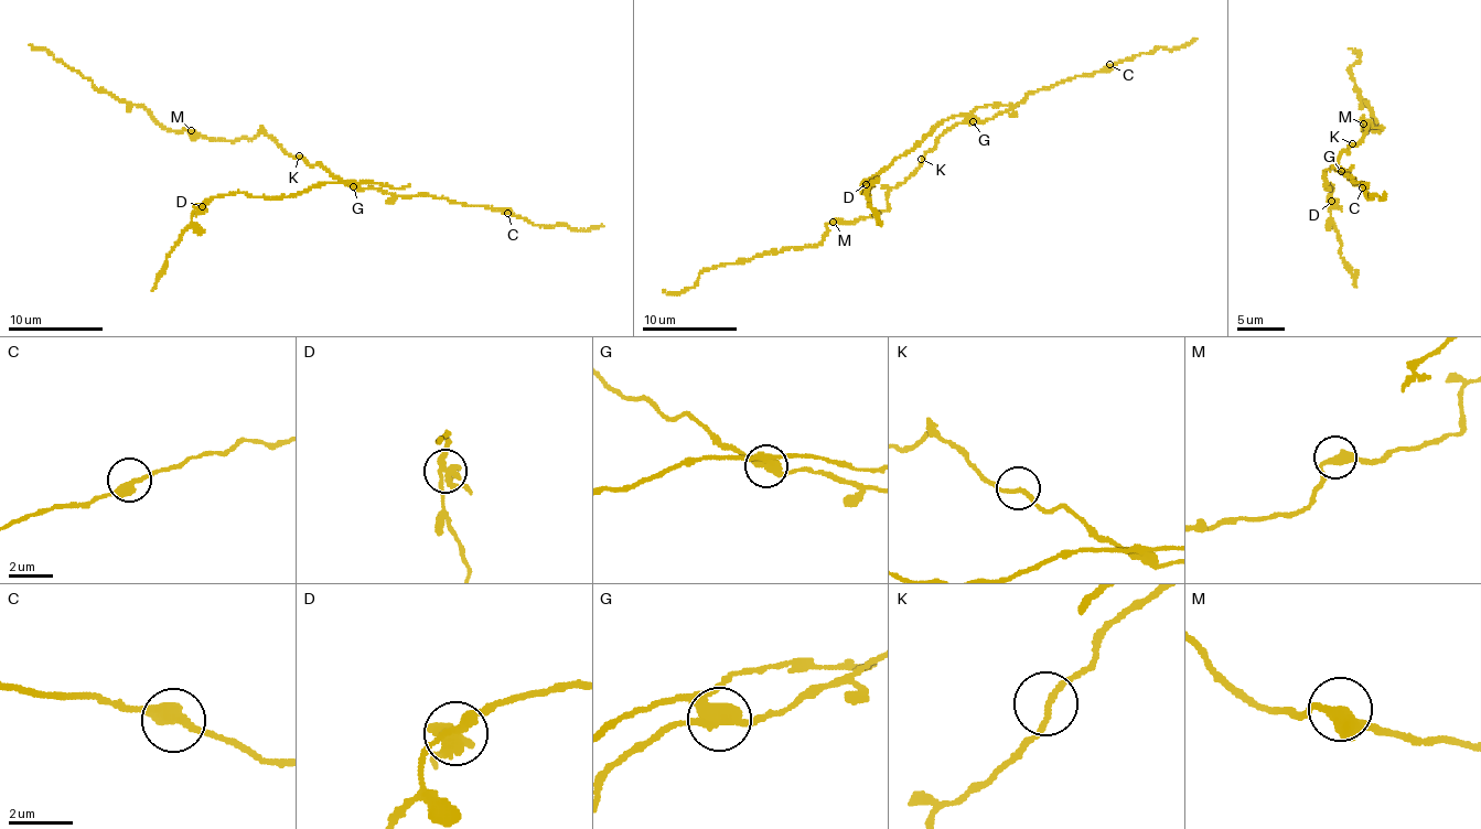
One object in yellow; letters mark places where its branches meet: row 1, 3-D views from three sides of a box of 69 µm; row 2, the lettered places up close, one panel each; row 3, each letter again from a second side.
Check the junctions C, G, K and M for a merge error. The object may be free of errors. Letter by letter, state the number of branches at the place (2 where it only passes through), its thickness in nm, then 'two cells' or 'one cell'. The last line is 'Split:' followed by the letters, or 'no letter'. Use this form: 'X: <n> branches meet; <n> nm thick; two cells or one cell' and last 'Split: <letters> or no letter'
C: 2 branches meet; 400 nm thick; one cell
G: 4 branches meet; 320 nm thick; two cells
K: 2 branches meet; 170 nm thick; one cell
M: 2 branches meet; 400 nm thick; one cell
Split: G

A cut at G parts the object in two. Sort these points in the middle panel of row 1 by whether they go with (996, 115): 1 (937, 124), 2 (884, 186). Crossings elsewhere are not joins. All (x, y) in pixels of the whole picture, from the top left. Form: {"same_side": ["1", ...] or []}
{"same_side": ["2"]}

